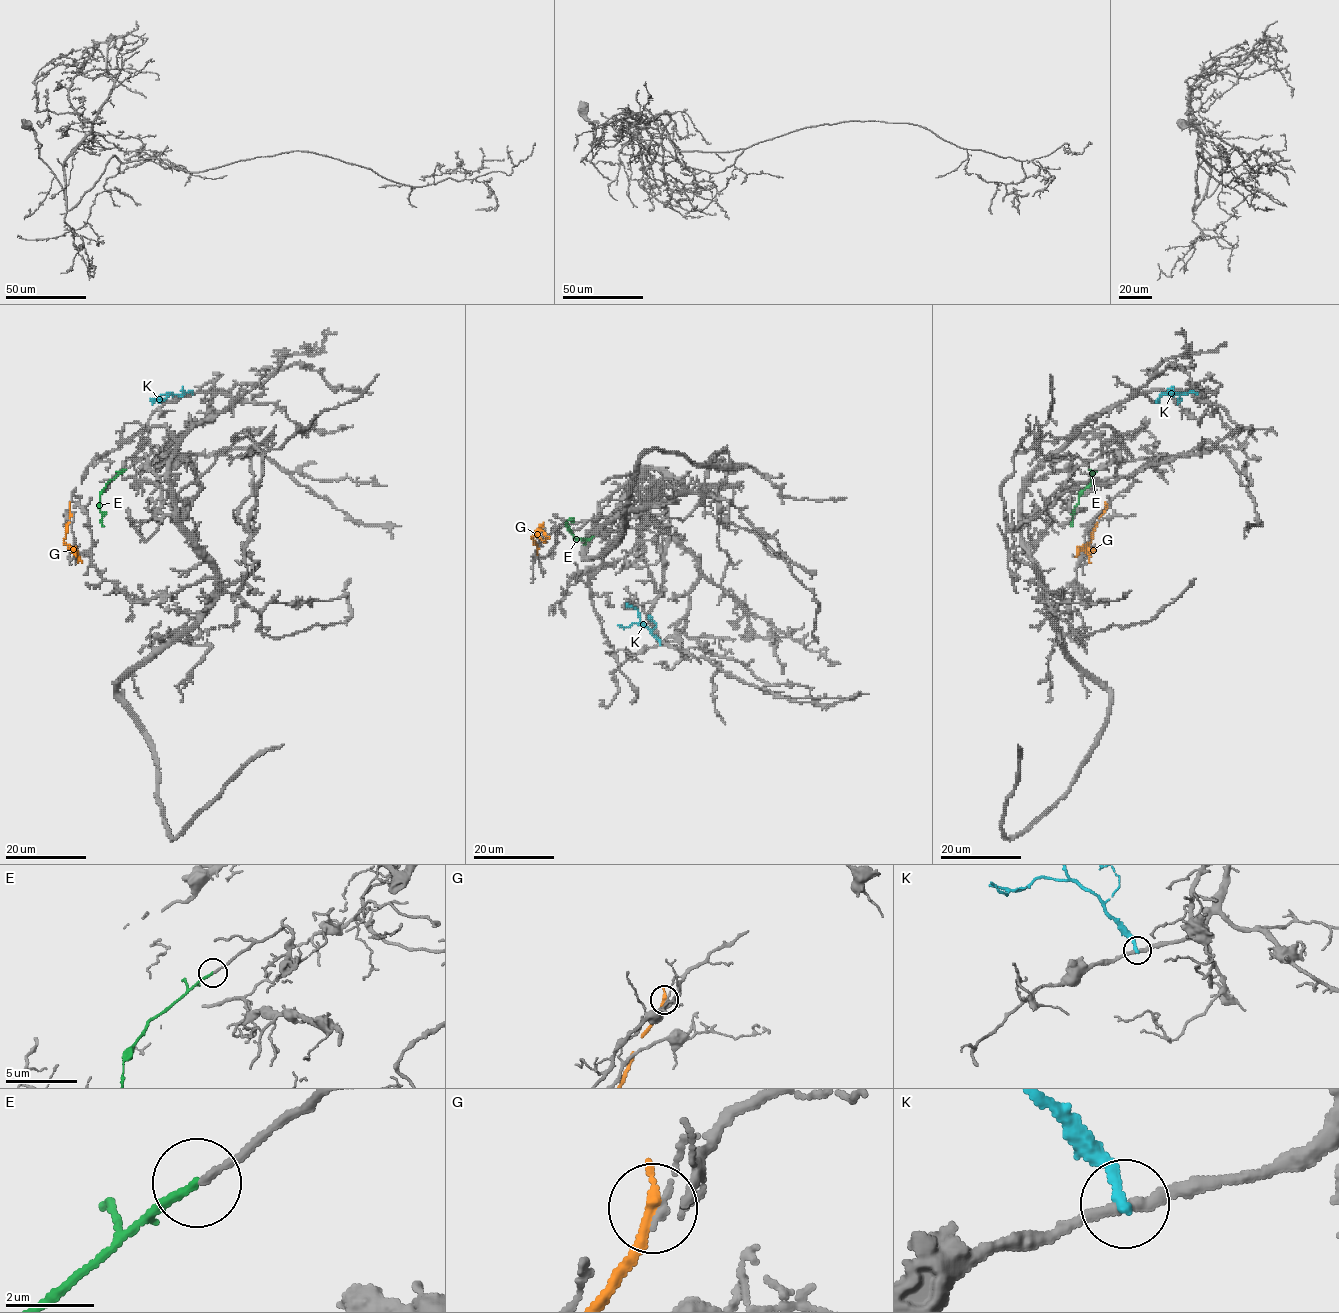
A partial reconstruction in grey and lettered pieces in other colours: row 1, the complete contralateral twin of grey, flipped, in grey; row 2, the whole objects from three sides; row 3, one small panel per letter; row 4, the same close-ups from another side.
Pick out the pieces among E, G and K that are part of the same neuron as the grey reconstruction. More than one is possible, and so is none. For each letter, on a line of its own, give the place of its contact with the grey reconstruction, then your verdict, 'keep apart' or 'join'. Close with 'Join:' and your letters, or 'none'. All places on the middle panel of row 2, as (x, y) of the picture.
E: (593, 537) | join
G: (537, 553) | keep apart
K: (660, 644) | keep apart
Join: E

